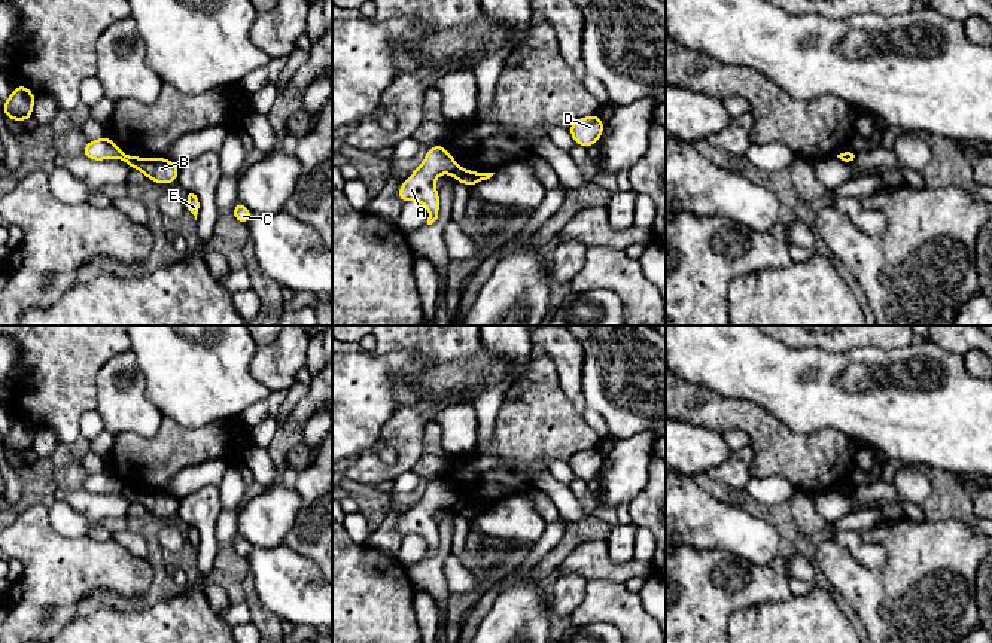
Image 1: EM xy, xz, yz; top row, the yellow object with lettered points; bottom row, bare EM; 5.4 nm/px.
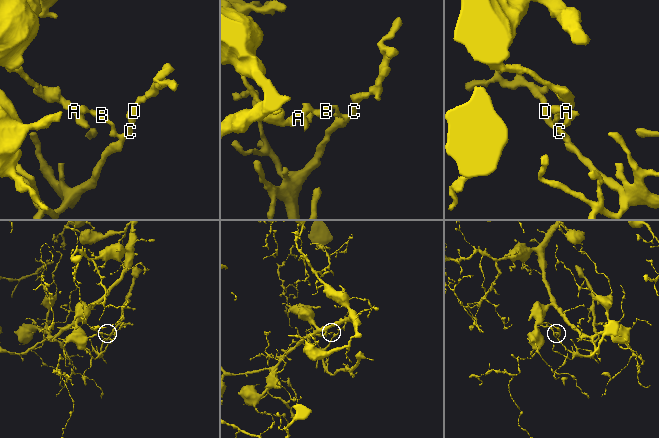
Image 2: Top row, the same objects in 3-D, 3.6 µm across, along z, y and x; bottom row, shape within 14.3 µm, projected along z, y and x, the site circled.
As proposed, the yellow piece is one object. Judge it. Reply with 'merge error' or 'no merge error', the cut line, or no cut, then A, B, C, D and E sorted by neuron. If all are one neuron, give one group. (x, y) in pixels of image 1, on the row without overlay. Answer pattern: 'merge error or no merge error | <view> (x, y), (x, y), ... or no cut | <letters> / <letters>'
merge error | xz (458, 500), (452, 506) | A / B C D E

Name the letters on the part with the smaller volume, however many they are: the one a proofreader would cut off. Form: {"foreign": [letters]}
{"foreign": ["B", "C", "D", "E"]}

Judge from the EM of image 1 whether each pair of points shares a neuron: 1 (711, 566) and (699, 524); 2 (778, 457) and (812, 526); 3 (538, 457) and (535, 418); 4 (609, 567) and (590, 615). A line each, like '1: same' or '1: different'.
1: different
2: different
3: same
4: different

